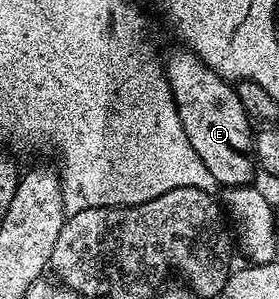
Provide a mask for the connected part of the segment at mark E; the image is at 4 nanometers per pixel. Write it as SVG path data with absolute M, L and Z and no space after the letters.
M180 49L164 64L165 76L169 79L169 89L173 103L191 141L191 149L199 153L199 161L207 165L211 177L225 189L244 187L252 184L255 172L253 140L255 127L249 114L239 102L237 88L228 79L216 75L200 57L188 49Z

